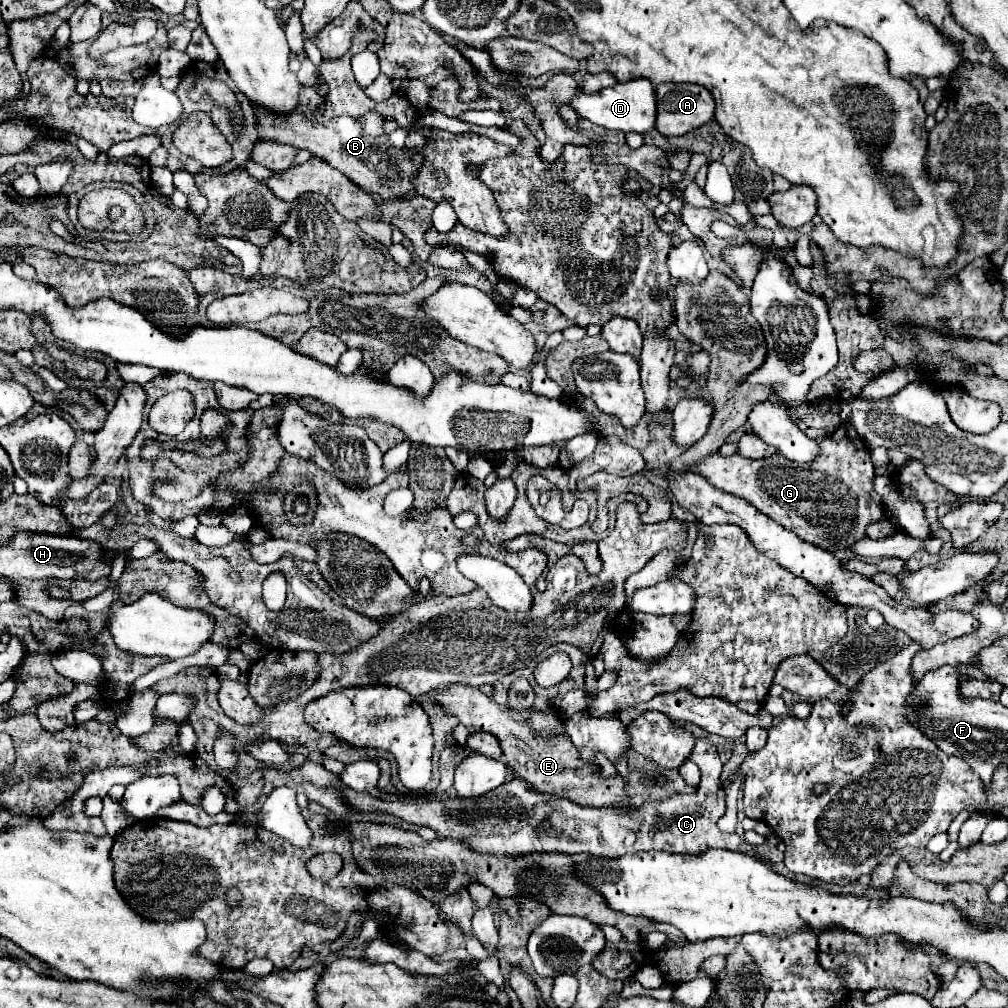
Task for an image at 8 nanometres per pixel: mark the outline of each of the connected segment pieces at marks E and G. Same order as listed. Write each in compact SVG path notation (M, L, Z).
M449 684L447 688L437 688L425 692L429 700L439 704L445 712L457 716L467 728L475 730L491 730L503 748L503 756L507 758L507 766L515 774L515 778L521 778L527 782L527 786L533 792L541 794L553 794L559 798L567 798L571 802L583 804L583 806L631 806L627 802L625 784L621 774L603 778L601 768L583 762L577 748L573 746L571 738L567 734L553 734L553 732L541 732L537 734L527 722L517 720L515 714L507 712L505 706L499 706L489 700L487 694L483 694L475 686L465 684Z
M843 422L831 436L821 440L819 448L819 460L809 464L813 472L793 472L791 464L781 454L763 460L747 460L737 454L725 458L719 452L697 462L693 472L705 476L715 488L741 496L799 538L833 550L835 556L845 560L851 556L851 530L863 530L867 524L881 520L883 502L873 490L875 474L869 450L849 422Z

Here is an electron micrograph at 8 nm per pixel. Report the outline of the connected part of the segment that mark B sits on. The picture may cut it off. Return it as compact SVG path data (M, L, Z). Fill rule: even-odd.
M301 86L299 92L299 106L293 114L273 114L267 108L261 108L257 114L257 140L273 140L273 142L285 142L303 150L313 152L315 156L329 162L333 168L343 172L347 178L351 178L359 188L365 192L377 194L379 198L399 198L415 194L411 188L411 176L415 172L415 164L419 164L419 156L407 152L403 156L403 150L389 148L387 138L379 134L379 126L383 124L383 118L377 114L365 114L359 118L353 116L339 116L339 118L325 118L325 116L311 116L311 106L317 102L317 94L311 88Z

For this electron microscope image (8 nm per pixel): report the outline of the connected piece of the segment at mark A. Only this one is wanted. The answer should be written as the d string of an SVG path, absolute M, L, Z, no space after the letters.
M679 82L657 86L659 116L655 128L663 136L683 136L715 114L715 100L711 92L699 84Z

